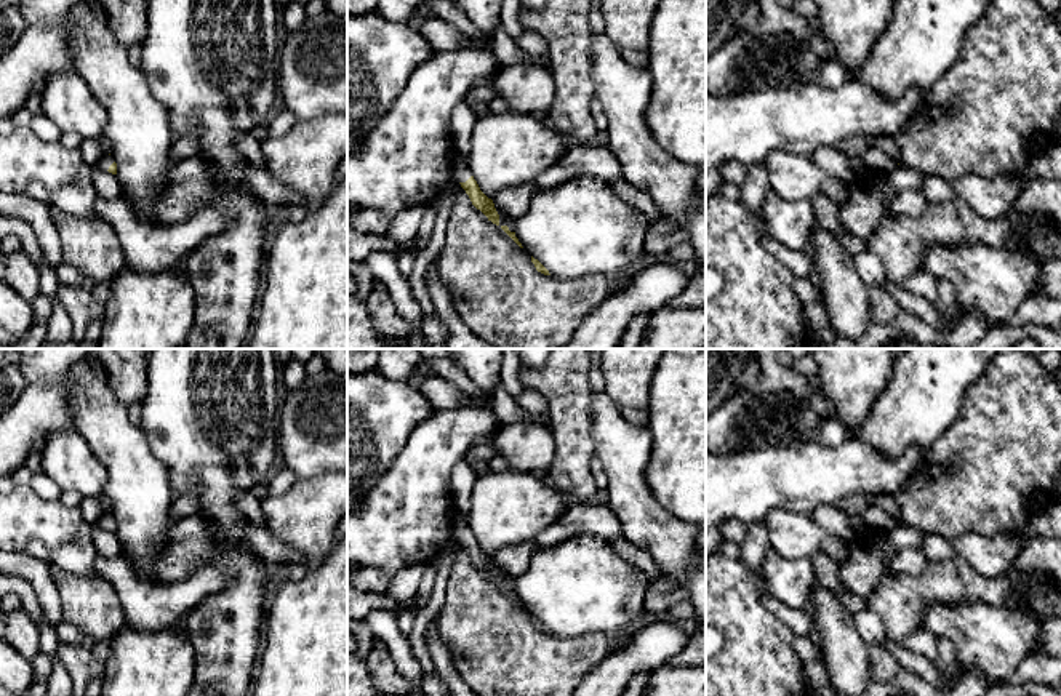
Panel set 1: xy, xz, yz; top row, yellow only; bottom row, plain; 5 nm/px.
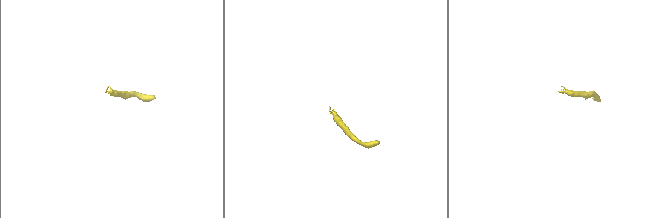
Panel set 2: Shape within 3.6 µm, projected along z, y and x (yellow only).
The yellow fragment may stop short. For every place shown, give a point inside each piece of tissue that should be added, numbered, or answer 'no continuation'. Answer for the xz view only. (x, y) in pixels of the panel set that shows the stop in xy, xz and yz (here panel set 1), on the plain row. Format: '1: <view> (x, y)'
1: xz (461, 532)

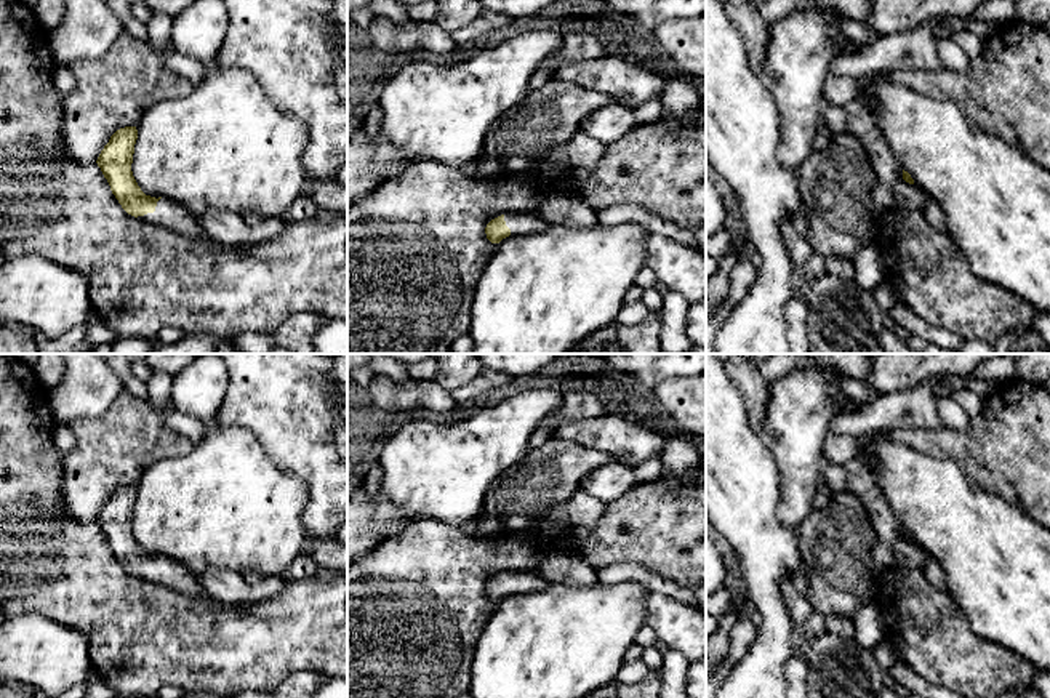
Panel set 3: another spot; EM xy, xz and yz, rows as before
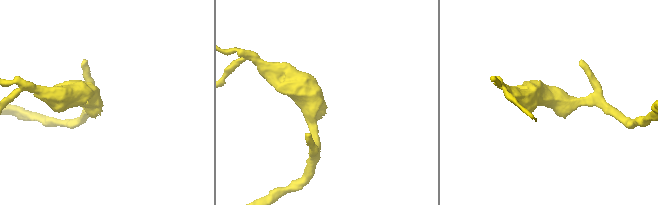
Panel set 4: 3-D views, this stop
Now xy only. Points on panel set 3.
1: xy (168, 572)

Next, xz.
1: xz (519, 581)

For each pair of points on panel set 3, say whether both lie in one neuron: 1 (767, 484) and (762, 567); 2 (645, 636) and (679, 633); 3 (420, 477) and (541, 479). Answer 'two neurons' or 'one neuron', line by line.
1: one neuron
2: two neurons
3: two neurons

